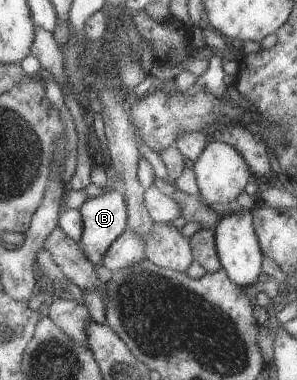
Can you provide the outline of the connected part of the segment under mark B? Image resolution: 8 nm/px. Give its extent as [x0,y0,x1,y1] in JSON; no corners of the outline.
[78,188,127,265]

